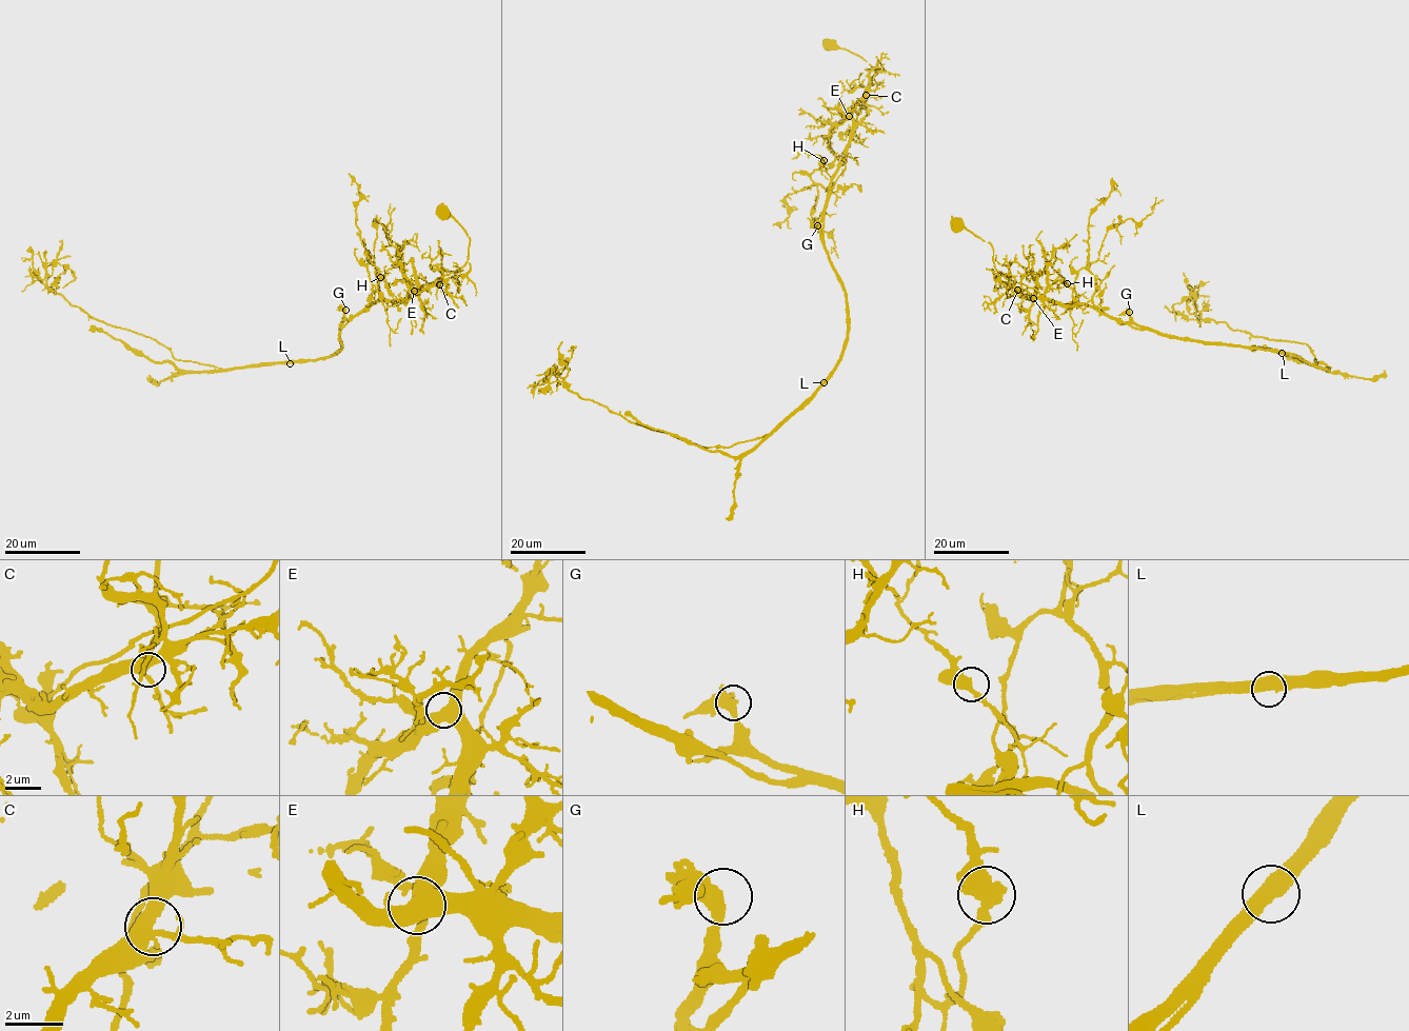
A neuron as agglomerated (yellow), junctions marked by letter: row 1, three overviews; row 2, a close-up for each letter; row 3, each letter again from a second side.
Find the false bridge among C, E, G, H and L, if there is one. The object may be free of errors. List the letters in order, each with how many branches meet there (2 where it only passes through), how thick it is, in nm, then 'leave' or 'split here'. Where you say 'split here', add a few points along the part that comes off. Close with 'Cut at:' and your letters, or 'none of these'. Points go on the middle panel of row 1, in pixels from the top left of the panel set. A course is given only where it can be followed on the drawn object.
C: 3 | 420 nm | leave
E: 3 | 500 nm | leave
G: 2 | 440 nm | leave
H: 2 | 500 nm | leave
L: 2 | 550 nm | split here | (824, 382), (849, 330), (847, 294), (825, 249), (827, 204), (877, 70), (822, 43)
Cut at: L

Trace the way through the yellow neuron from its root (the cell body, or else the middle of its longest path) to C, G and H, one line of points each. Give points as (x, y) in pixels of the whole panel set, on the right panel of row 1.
C: (956, 223), (991, 244), (994, 265), (999, 273), (1034, 288), (1039, 295), (1026, 298), (1017, 290)
G: (956, 223), (990, 243), (994, 265), (1008, 279), (1054, 301), (1090, 305), (1124, 321), (1129, 312)
H: (956, 223), (991, 244), (1005, 277), (1084, 309), (1096, 278), (1078, 271), (1077, 296), (1067, 283)

